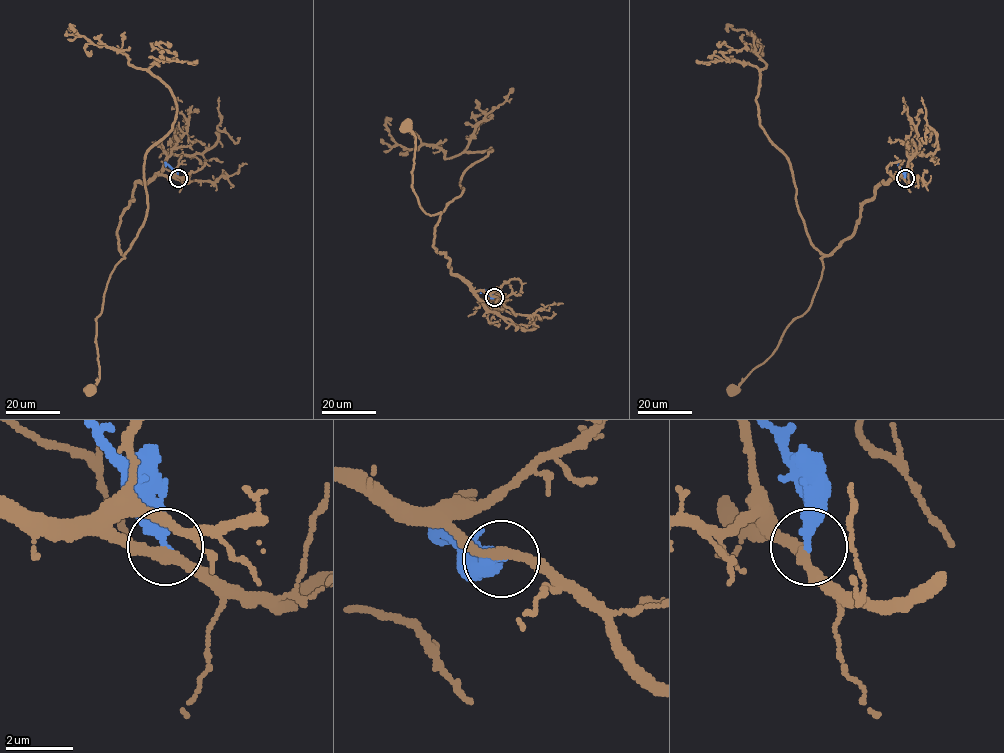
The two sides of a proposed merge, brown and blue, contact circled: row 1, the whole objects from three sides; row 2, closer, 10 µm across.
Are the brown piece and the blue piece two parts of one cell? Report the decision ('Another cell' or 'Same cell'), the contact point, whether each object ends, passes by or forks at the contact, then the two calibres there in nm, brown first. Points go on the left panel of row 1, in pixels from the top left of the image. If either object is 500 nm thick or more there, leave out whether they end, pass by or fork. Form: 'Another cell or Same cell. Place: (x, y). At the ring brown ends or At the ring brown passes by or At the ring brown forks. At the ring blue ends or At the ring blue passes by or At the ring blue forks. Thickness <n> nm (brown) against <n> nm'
Another cell. Place: (178, 178). At the ring brown passes by. At the ring blue ends. Thickness 300 nm (brown) against 360 nm

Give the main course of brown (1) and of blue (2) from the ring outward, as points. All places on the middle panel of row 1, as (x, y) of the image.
1: (494, 296), (454, 275), (449, 259), (433, 247), (440, 214), (426, 213), (412, 187), (415, 136), (405, 125)
2: (494, 296), (486, 291), (480, 293)

